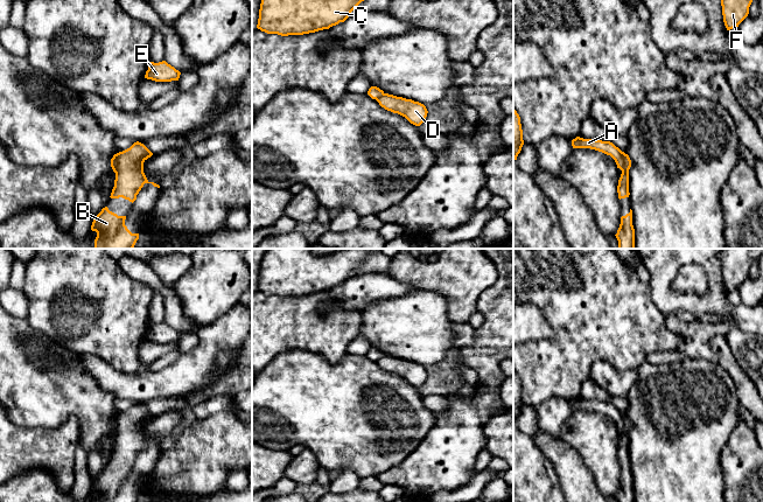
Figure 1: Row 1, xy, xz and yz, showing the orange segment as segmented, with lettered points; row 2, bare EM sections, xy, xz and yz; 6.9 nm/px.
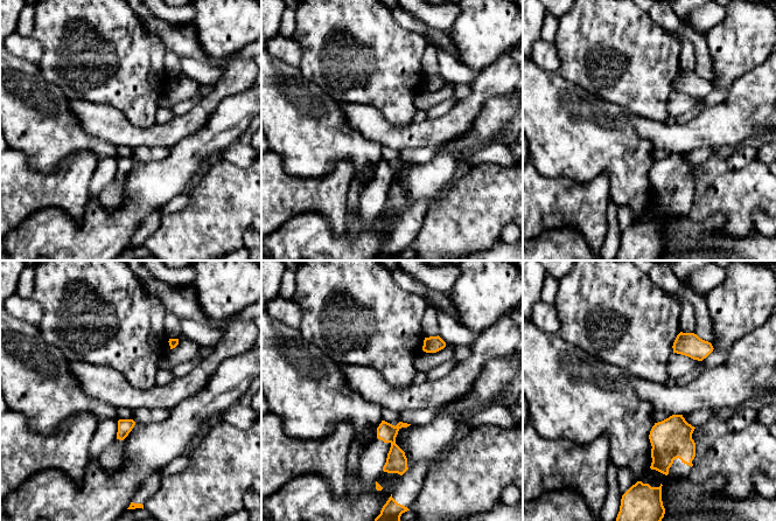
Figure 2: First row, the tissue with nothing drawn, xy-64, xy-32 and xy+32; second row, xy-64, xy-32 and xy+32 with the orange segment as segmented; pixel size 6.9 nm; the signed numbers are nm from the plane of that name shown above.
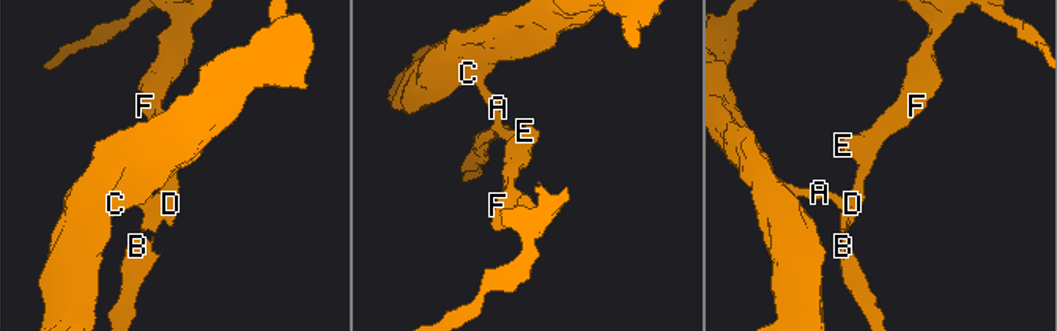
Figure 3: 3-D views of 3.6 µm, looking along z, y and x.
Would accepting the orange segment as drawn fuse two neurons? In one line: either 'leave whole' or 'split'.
split

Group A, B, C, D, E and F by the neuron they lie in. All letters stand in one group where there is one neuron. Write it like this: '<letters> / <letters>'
A C / B D E F

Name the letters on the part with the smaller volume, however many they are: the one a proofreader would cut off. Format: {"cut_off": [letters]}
{"cut_off": ["B", "D", "E", "F"]}

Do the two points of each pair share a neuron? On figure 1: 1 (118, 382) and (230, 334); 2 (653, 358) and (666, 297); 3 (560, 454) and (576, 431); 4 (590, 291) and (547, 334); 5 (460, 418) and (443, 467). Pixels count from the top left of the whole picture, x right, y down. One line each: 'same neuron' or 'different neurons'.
1: same neuron
2: different neurons
3: different neurons
4: different neurons
5: same neuron

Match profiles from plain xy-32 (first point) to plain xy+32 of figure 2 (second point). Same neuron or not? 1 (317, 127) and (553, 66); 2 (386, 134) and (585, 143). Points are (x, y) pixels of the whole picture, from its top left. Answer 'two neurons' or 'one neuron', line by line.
1: two neurons
2: two neurons

